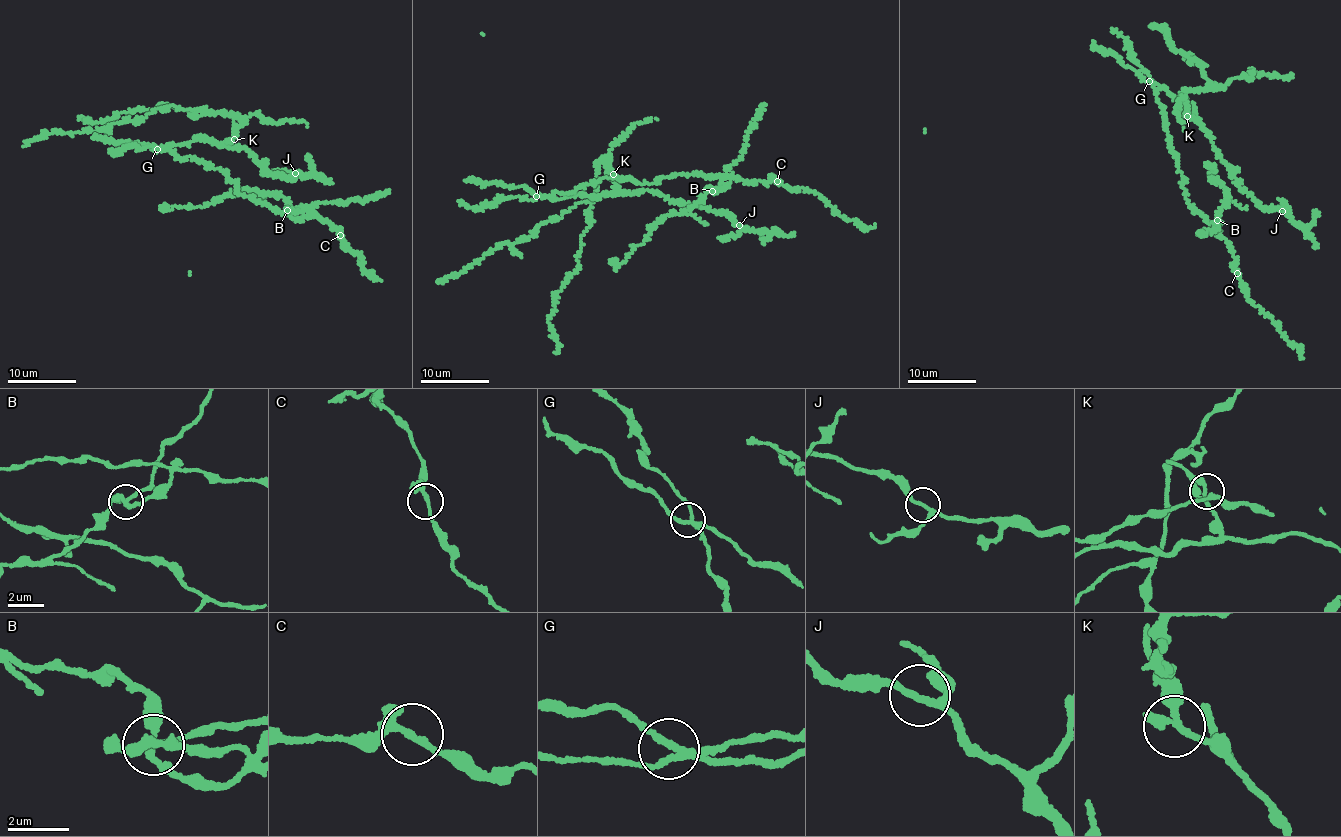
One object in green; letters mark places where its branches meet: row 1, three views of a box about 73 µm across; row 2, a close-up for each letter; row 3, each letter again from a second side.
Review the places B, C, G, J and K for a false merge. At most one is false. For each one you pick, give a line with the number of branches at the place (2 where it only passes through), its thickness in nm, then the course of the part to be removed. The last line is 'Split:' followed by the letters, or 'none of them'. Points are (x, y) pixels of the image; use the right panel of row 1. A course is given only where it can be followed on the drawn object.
B: Branches: 3. Thickness 200 nm. Course of the part to remove: (1217, 220), (1221, 223), (1215, 223), (1217, 228), (1202, 236), (1199, 233)
Split: B

